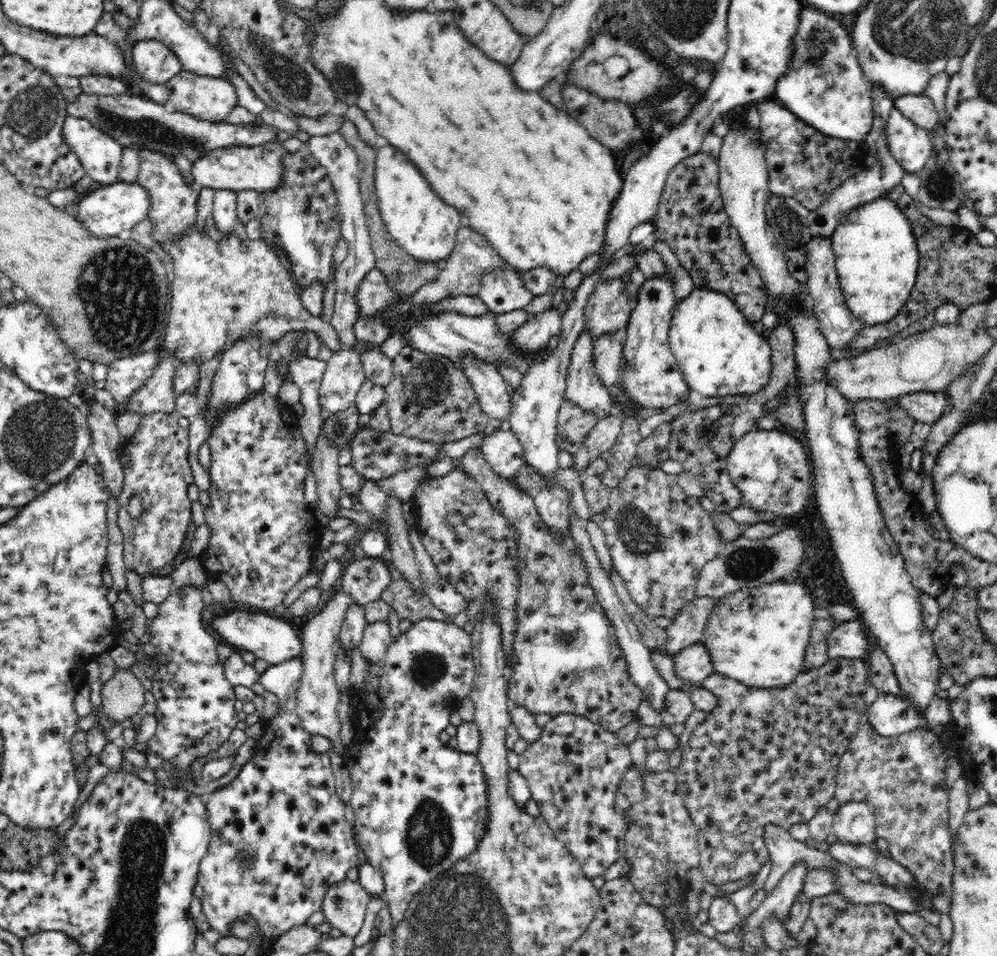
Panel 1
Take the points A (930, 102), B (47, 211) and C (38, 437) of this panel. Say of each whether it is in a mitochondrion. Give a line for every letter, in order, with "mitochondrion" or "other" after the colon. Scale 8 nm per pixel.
A: other
B: other
C: mitochondrion

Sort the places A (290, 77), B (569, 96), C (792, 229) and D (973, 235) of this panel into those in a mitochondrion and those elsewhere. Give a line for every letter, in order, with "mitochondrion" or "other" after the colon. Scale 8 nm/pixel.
A: mitochondrion
B: other
C: mitochondrion
D: other

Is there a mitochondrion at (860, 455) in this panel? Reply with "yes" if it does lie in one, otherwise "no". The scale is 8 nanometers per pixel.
no

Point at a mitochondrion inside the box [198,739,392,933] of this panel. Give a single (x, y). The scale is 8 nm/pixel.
(246, 852)

